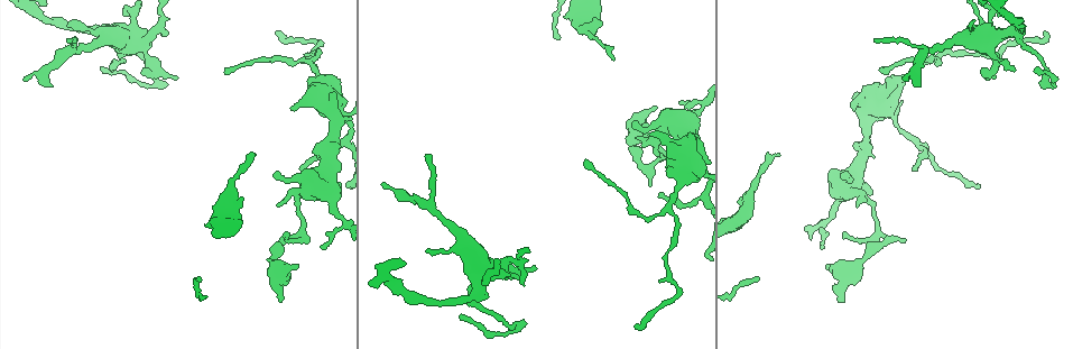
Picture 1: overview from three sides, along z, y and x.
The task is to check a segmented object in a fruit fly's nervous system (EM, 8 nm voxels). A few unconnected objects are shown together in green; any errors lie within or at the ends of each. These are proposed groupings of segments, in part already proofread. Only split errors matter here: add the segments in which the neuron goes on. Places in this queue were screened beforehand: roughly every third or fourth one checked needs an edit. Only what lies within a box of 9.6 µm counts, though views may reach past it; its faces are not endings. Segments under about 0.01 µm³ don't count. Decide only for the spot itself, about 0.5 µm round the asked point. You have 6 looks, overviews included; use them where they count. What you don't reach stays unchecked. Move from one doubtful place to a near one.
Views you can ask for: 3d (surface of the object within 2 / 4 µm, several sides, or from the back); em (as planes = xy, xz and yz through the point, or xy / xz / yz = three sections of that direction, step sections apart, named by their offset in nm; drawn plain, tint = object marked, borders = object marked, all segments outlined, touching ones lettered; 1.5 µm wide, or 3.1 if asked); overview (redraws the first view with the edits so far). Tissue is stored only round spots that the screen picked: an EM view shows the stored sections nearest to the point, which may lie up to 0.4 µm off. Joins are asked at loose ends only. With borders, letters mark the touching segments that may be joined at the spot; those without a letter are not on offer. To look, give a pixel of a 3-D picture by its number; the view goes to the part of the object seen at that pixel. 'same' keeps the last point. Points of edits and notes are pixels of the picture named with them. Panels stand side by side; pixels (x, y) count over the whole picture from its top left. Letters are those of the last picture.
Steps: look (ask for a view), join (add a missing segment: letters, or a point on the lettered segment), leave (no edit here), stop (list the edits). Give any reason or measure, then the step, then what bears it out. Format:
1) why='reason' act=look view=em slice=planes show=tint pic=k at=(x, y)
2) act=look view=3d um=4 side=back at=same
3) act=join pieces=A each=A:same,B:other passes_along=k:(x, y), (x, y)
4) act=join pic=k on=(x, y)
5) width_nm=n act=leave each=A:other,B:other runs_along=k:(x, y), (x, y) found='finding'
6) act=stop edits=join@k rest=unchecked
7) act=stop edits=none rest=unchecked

why='free end' act=look view=3d um=2 pic=1 at=(872, 192)

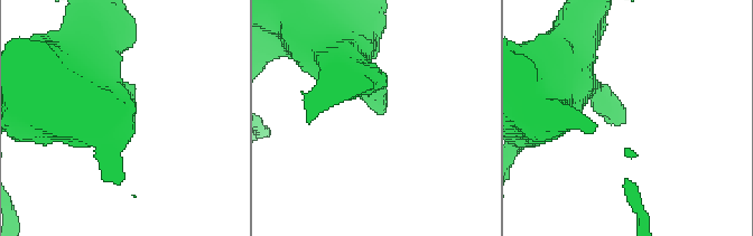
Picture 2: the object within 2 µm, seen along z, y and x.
why='need the tissue' act=look view=em slice=xy step=4 show=borders pic=2 at=(135, 117)

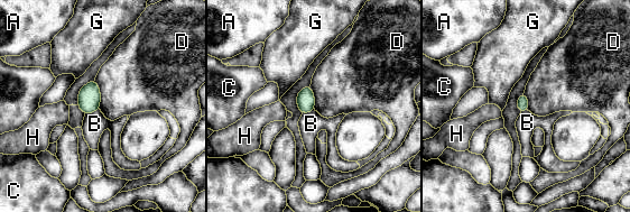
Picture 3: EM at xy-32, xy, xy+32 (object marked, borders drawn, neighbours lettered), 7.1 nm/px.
act=look view=em slice=planes show=borders at=same

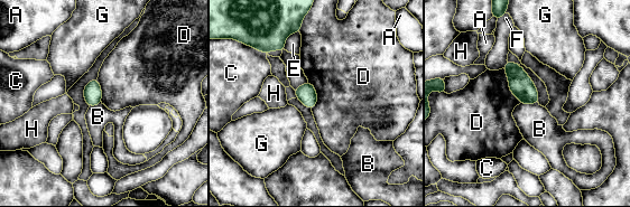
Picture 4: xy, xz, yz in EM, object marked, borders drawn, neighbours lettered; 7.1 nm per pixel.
act=leave each=A:other,B:other,C:other,D:other,E:other,F:other,G:other,H:other border=4:(519, 64), (531, 80), (539, 103) found='none of them fits'

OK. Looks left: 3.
why='an open end' act=look view=em slice=xz step=4 show=borders pic=1 at=(857, 208)

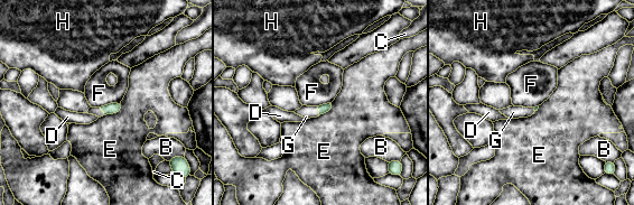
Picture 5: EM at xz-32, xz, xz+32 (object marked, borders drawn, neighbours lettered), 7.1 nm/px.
longest_contact=E:170nm act=join pic=5 on=(307, 112) each=B:other,C:other,D:other,E:other,F:other,G:same,H:other found='it goes on there'

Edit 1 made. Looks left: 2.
act=stop edits=join@5 rest=unchecked

